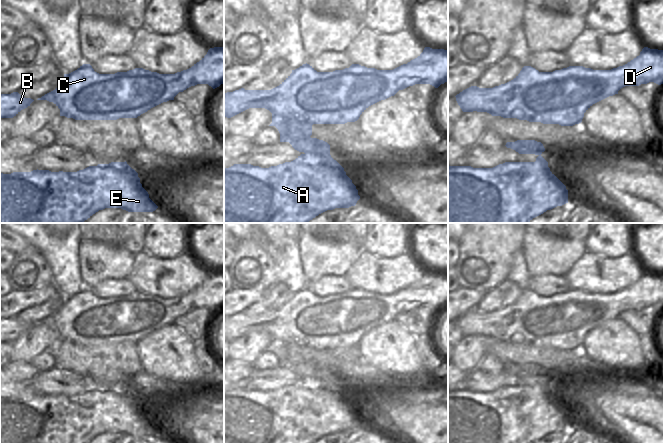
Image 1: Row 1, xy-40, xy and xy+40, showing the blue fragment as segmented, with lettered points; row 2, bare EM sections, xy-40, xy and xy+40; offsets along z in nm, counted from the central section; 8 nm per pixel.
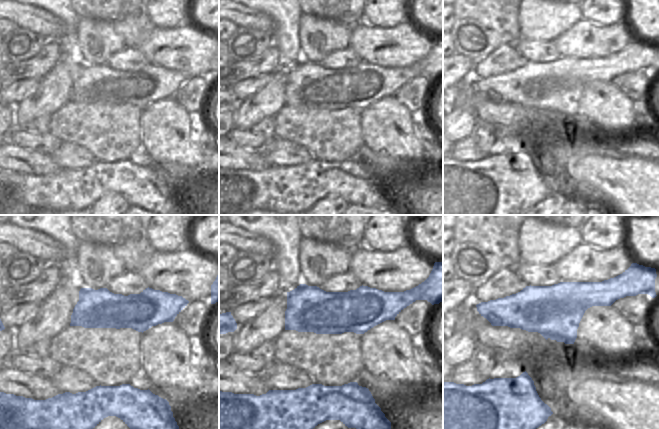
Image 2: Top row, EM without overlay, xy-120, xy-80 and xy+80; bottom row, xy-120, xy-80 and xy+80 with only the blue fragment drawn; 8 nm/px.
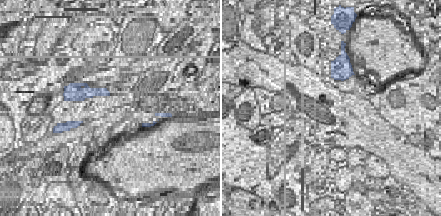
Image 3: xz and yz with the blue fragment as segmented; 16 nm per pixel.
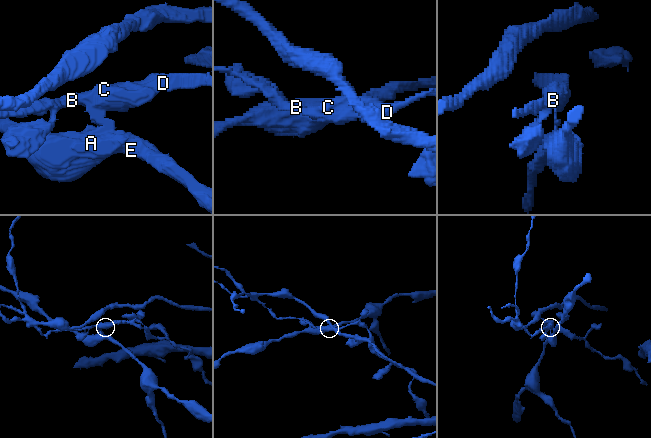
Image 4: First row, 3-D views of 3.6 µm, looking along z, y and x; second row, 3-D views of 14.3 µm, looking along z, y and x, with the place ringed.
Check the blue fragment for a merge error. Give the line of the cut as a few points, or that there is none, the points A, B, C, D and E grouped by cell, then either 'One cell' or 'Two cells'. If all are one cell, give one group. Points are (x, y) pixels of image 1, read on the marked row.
Split along xy (305, 152), (319, 155), (325, 162), (335, 160). Groups: A E / B C D. Two cells.

